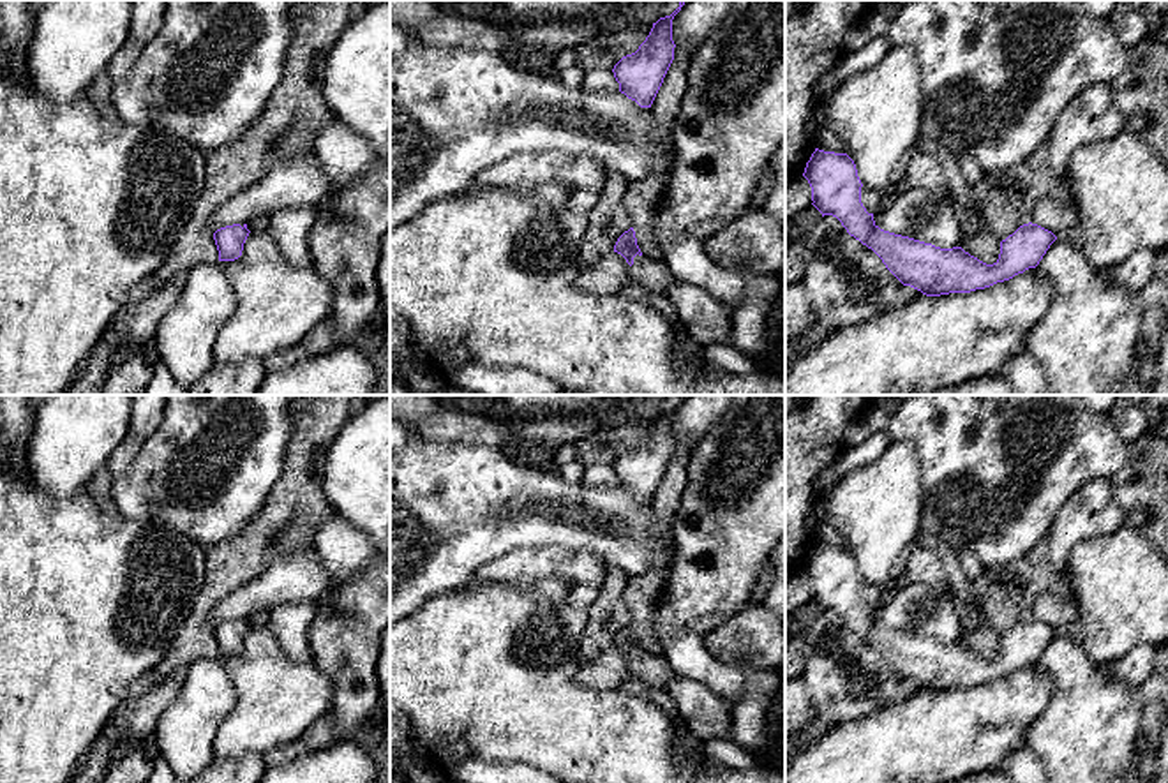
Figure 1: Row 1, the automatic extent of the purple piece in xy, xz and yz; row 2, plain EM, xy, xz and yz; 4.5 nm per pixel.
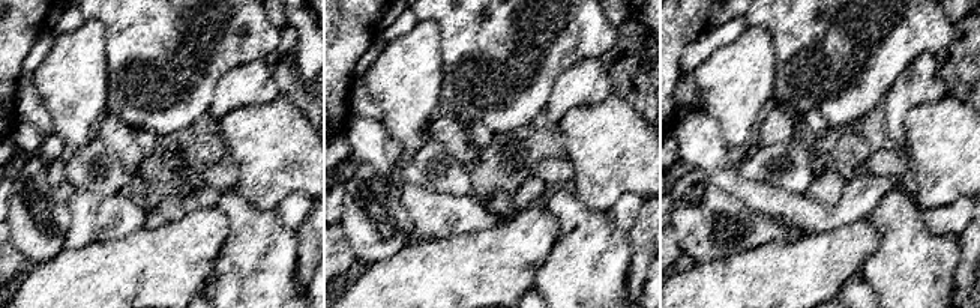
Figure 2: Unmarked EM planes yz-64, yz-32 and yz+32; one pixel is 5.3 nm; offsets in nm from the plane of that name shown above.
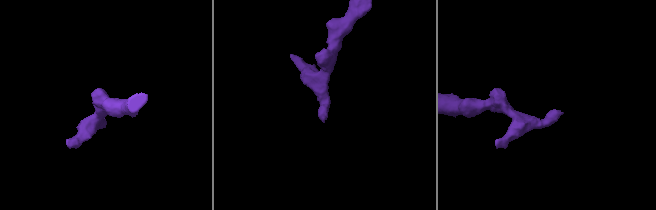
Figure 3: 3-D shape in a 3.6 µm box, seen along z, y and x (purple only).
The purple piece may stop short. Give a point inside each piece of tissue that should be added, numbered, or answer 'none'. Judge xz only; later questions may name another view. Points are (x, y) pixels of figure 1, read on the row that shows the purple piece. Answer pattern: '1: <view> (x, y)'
1: xz (653, 277)

